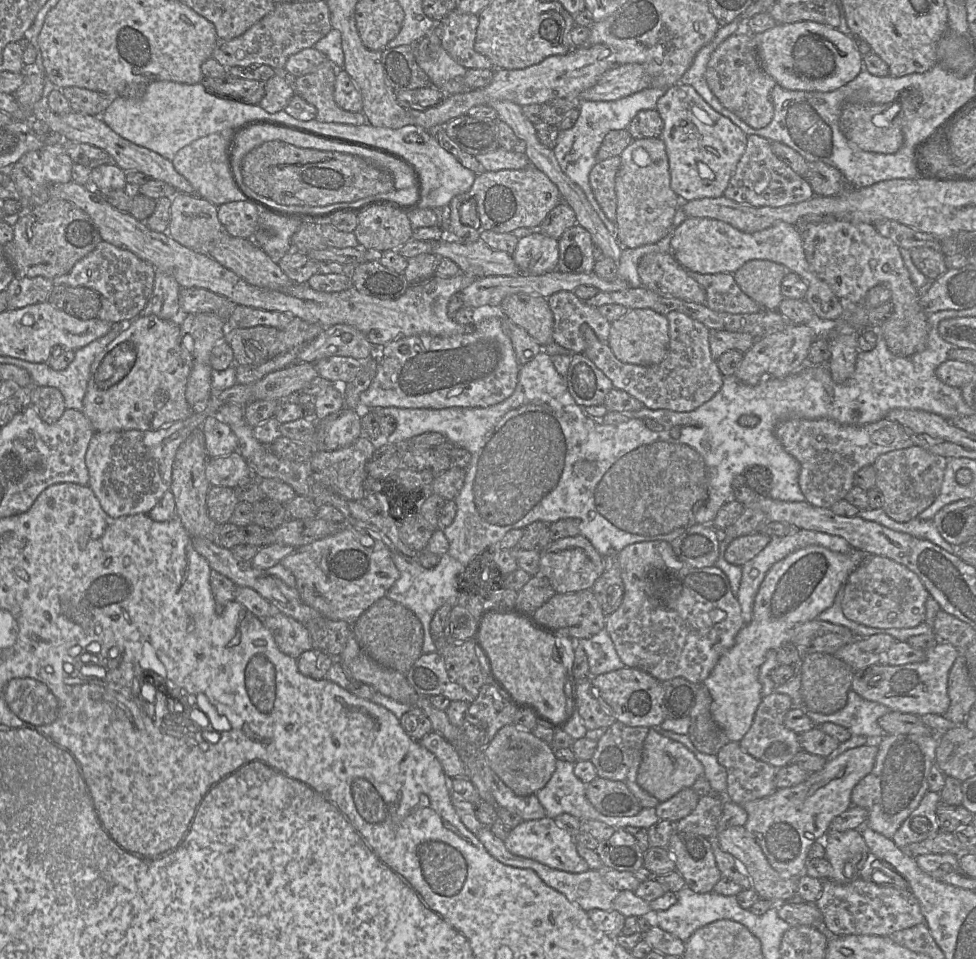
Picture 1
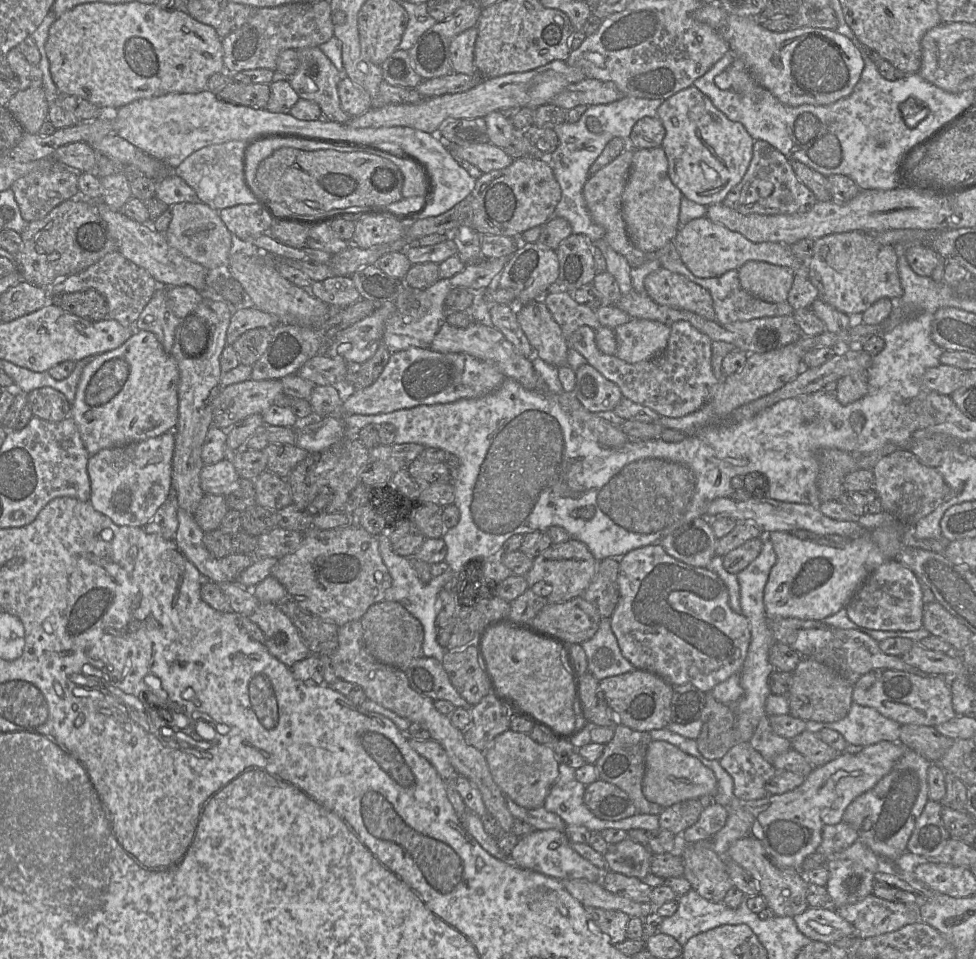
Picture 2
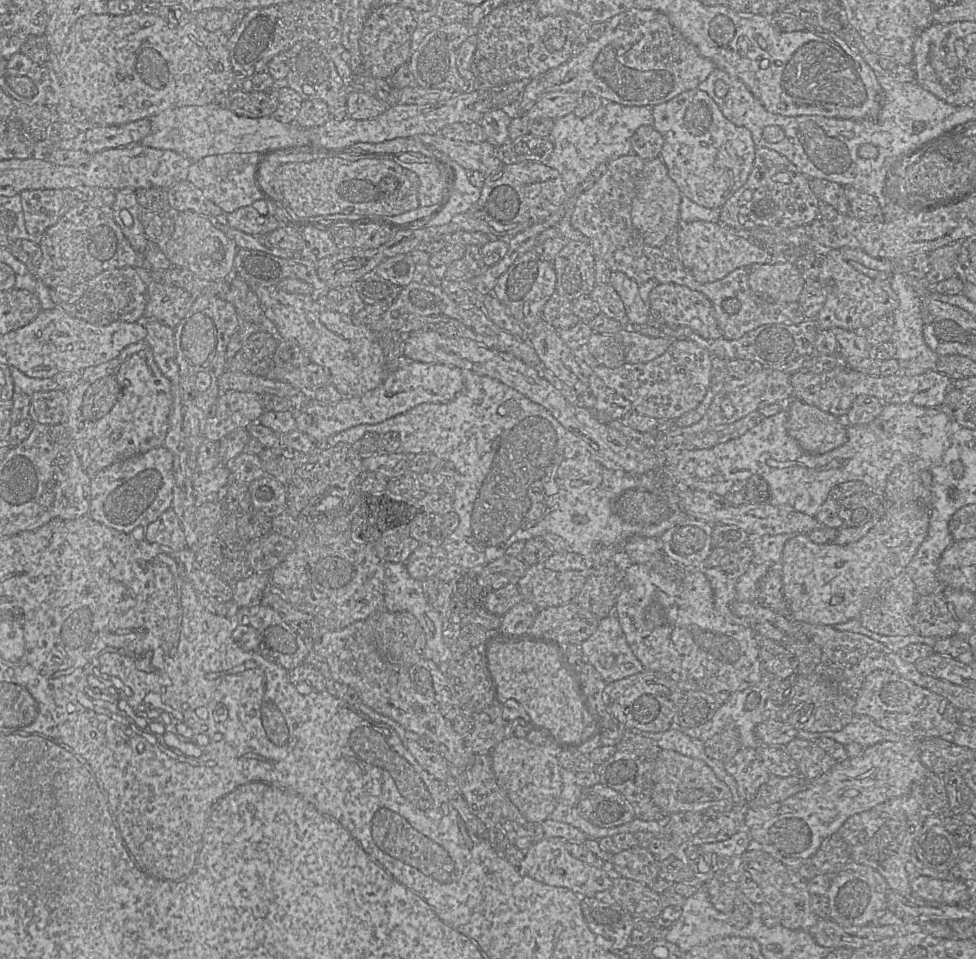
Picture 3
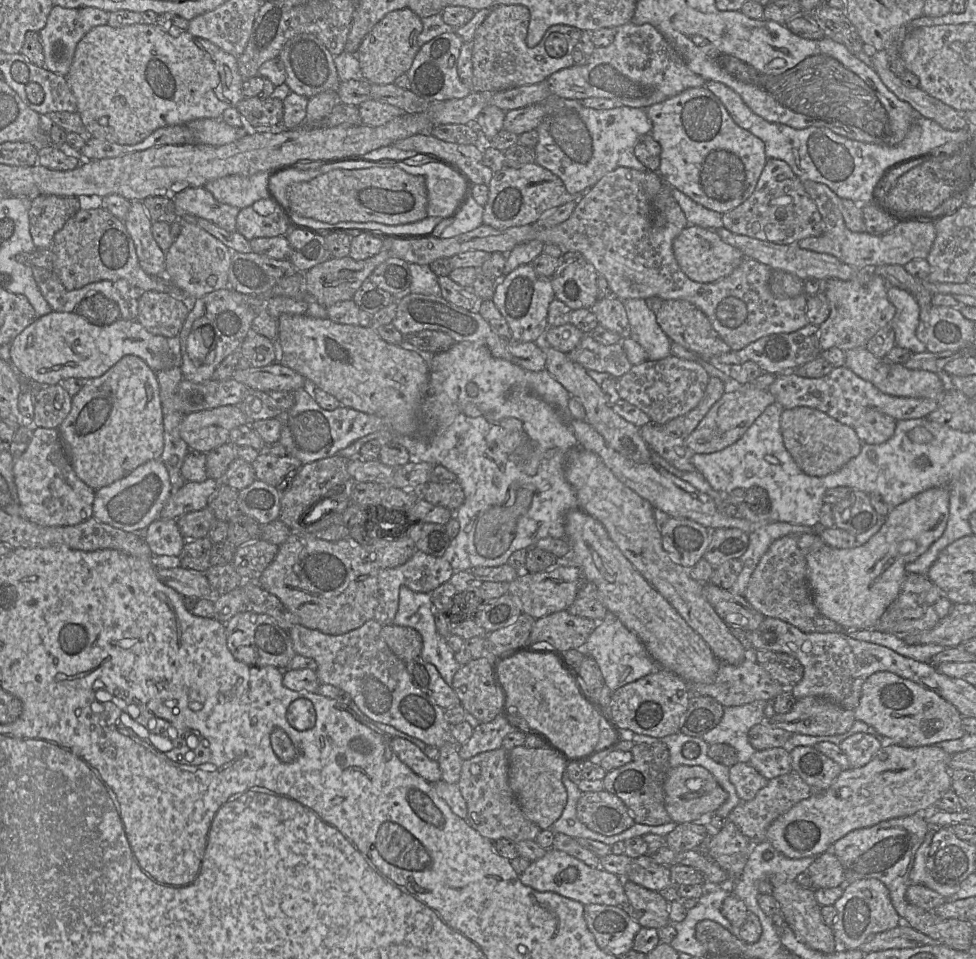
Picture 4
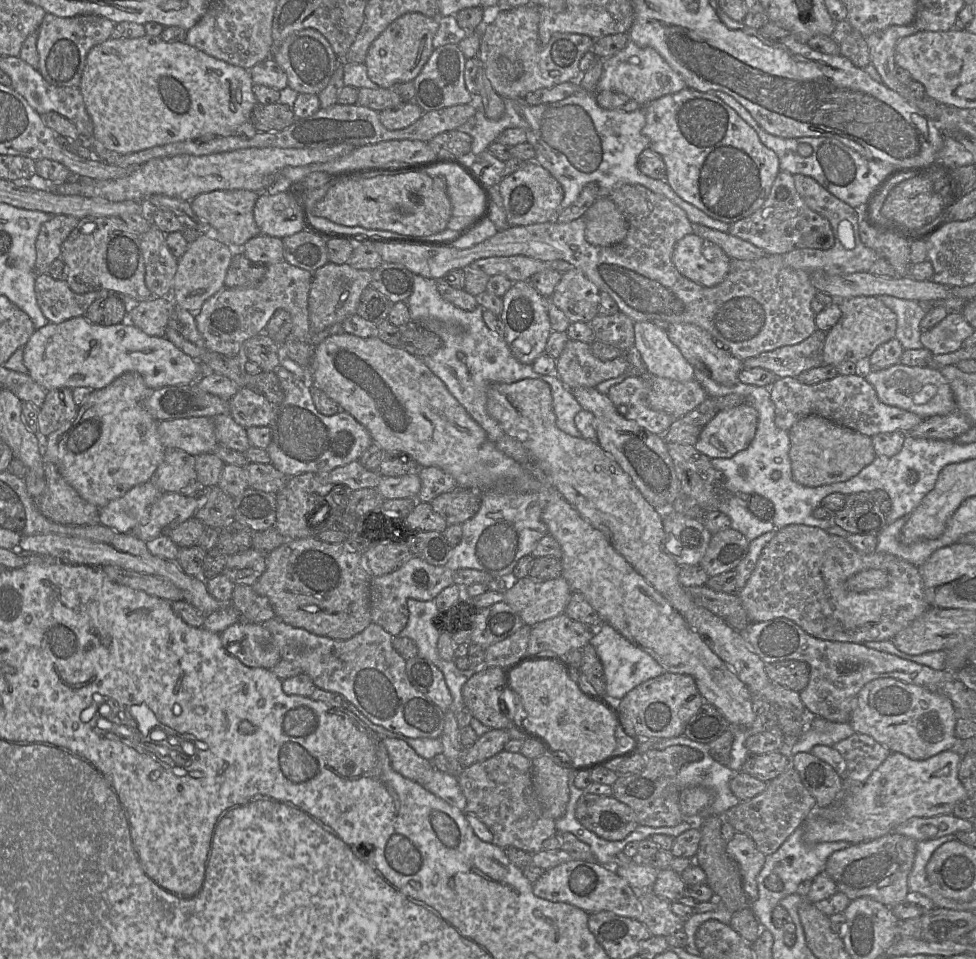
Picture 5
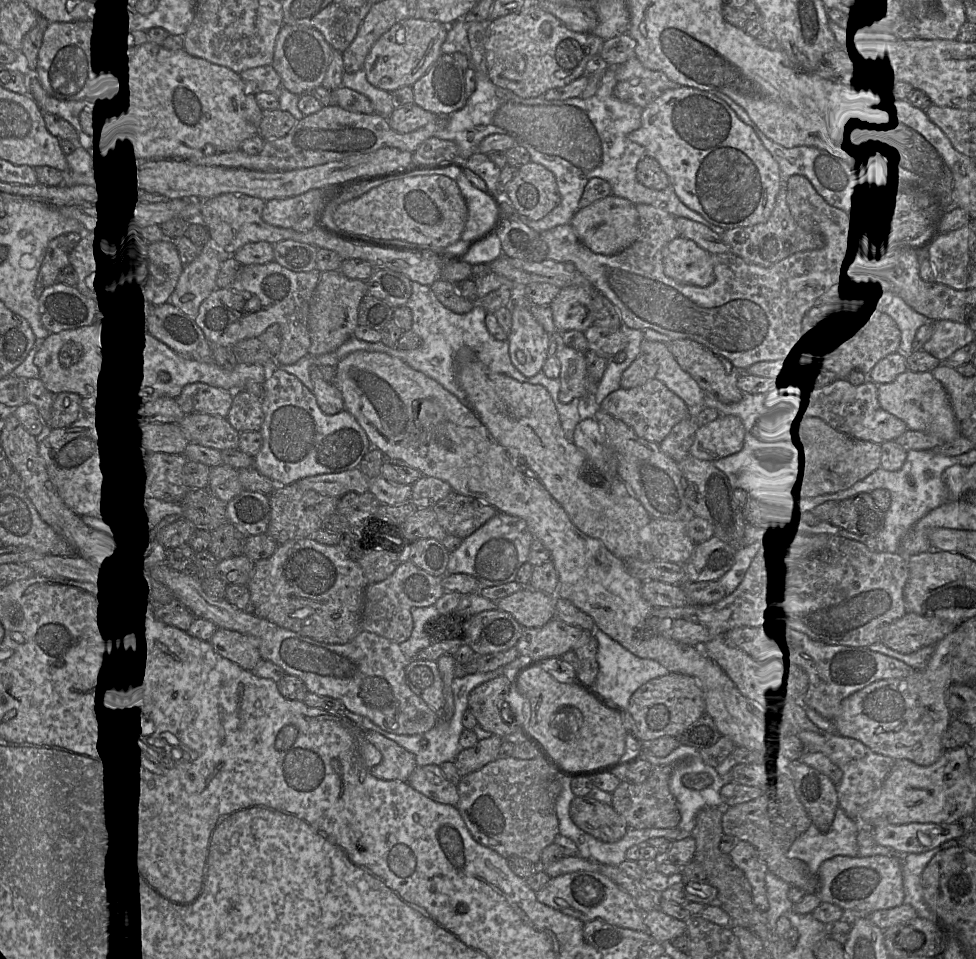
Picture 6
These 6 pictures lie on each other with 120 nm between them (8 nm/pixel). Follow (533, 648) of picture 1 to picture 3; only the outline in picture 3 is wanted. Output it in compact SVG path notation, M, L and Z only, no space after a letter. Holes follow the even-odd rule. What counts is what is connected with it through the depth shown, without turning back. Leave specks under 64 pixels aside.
M492 642L487 650L488 667L498 690L498 702L503 704L508 699L517 701L526 711L530 723L548 729L557 742L565 746L580 746L590 739L591 732L584 735L584 715L588 710L582 700L574 679L562 664L558 650L544 642Z

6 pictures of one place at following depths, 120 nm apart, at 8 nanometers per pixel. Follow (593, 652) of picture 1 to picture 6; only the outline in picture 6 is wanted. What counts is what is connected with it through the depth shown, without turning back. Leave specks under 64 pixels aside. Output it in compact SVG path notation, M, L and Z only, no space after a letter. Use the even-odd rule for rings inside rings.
M594 629L593 635L598 642L597 662L599 671L595 683L591 685L599 693L610 698L613 702L627 707L631 695L641 685L651 679L664 676L669 673L669 671L658 662L634 655L603 631Z

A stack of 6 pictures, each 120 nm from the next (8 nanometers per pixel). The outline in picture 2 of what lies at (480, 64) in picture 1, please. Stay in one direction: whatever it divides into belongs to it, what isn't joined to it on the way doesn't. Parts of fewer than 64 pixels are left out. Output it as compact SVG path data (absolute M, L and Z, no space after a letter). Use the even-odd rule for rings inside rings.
M471 27L455 36L449 45L453 72L474 75L474 47L478 35L477 27Z

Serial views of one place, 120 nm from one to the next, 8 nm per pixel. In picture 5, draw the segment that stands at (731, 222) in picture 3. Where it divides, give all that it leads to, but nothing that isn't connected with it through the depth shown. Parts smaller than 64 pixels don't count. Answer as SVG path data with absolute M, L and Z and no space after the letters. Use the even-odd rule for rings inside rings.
M786 171L778 172L763 205L750 216L730 224L727 232L761 248L767 255L799 248L826 250L834 244L829 222L805 204L795 188L793 175Z

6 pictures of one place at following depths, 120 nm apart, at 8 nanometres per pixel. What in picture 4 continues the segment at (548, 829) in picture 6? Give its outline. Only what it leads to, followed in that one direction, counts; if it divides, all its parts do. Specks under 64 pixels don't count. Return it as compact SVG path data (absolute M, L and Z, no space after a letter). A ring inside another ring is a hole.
M503 747L479 753L463 760L458 787L467 805L467 823L481 836L496 841L501 838L514 843L535 840L542 830L523 814L508 781L508 751Z

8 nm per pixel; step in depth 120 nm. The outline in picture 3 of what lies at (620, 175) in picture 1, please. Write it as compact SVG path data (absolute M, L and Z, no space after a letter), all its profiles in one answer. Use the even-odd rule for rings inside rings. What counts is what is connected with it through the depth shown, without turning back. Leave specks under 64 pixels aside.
M660 157L645 160L644 167L637 177L636 194L632 201L631 220L651 247L661 246L675 227L680 227L680 204L682 193L671 179Z

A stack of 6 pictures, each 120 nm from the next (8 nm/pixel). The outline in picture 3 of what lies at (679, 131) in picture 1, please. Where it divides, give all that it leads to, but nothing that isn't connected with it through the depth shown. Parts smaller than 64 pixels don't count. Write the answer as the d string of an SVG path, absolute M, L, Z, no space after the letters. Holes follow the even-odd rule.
M692 89L653 106L653 127L663 136L660 158L681 193L698 205L720 209L747 181L755 160L751 132L729 121L704 91Z

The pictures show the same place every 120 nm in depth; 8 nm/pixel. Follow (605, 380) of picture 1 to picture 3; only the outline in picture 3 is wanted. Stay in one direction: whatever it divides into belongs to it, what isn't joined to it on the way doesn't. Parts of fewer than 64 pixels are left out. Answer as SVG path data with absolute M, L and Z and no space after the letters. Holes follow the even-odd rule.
M595 373L588 377L590 389L596 399L593 414L602 422L608 424L610 420L623 420L632 411L632 404L623 396L607 387Z

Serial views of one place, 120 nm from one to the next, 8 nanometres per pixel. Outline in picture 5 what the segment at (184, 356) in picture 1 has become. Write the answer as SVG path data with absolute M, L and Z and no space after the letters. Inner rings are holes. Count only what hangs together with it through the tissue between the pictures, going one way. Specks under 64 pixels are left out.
M136 372L125 373L116 378L108 386L92 391L88 398L77 407L77 413L70 421L46 436L44 442L44 457L56 466L64 480L77 491L82 499L95 505L99 509L105 507L111 501L121 498L133 487L150 481L164 460L166 448L163 446L157 430L160 421L154 419L145 407L145 401L152 391L153 390L145 384L140 374Z

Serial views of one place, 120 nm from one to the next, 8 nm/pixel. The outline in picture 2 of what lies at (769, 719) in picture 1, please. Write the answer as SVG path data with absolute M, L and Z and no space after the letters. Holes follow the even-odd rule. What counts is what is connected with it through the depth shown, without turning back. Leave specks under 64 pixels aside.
M767 714L760 719L755 727L749 743L769 763L772 763L778 755L792 748L791 740L777 735L772 730Z

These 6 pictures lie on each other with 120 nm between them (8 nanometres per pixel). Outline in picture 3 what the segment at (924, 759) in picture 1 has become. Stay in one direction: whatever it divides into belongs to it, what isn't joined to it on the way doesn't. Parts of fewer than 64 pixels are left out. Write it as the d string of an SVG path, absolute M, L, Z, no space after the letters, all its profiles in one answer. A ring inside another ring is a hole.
M920 780L912 785L907 794L852 815L836 833L849 846L851 860L878 872L887 882L889 889L903 897L912 895L912 880L906 866L915 840L921 833L926 818L933 815L927 806L923 783L924 780Z

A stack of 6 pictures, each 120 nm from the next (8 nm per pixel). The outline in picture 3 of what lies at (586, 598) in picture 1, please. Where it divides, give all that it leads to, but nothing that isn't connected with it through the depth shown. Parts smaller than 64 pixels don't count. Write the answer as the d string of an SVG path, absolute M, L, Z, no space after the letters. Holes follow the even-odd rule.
M575 602L562 606L539 610L529 636L546 638L561 645L581 644L597 629L600 619L593 613L581 608Z

